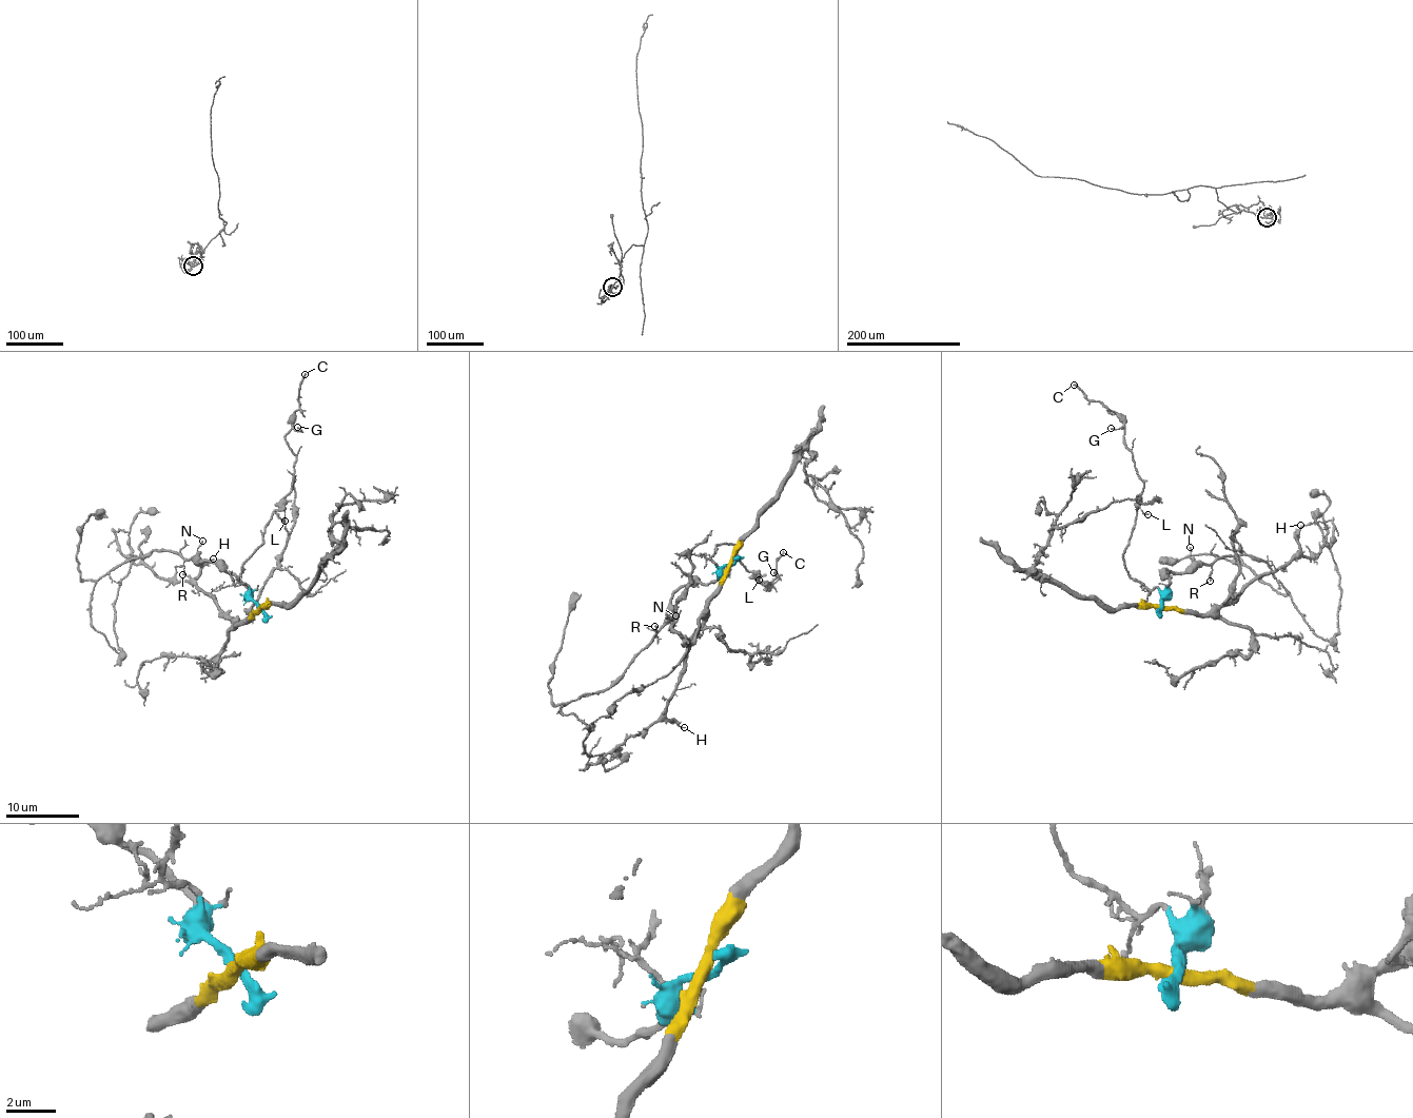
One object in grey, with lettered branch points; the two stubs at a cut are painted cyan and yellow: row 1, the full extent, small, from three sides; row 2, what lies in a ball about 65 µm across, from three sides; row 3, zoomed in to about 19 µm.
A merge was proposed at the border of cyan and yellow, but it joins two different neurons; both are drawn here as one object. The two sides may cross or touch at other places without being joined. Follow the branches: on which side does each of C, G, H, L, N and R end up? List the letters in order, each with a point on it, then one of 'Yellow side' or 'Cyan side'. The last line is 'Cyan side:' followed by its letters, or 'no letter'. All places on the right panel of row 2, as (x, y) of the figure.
C: Place: (1074, 385). Cyan side
G: Place: (1111, 428). Cyan side
H: Place: (1300, 525). Yellow side
L: Place: (1147, 514). Cyan side
N: Place: (1190, 547). Cyan side
R: Place: (1210, 581). Cyan side
Cyan side: C, G, L, N, R

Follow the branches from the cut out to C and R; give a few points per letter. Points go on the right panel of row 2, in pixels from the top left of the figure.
C: (1161, 605), (1159, 589), (1151, 589), (1127, 572), (1124, 554), (1143, 483), (1123, 440), (1123, 422), (1073, 384)
R: (1161, 605), (1163, 590), (1169, 584), (1168, 574), (1192, 572), (1203, 564), (1212, 570), (1211, 581)

